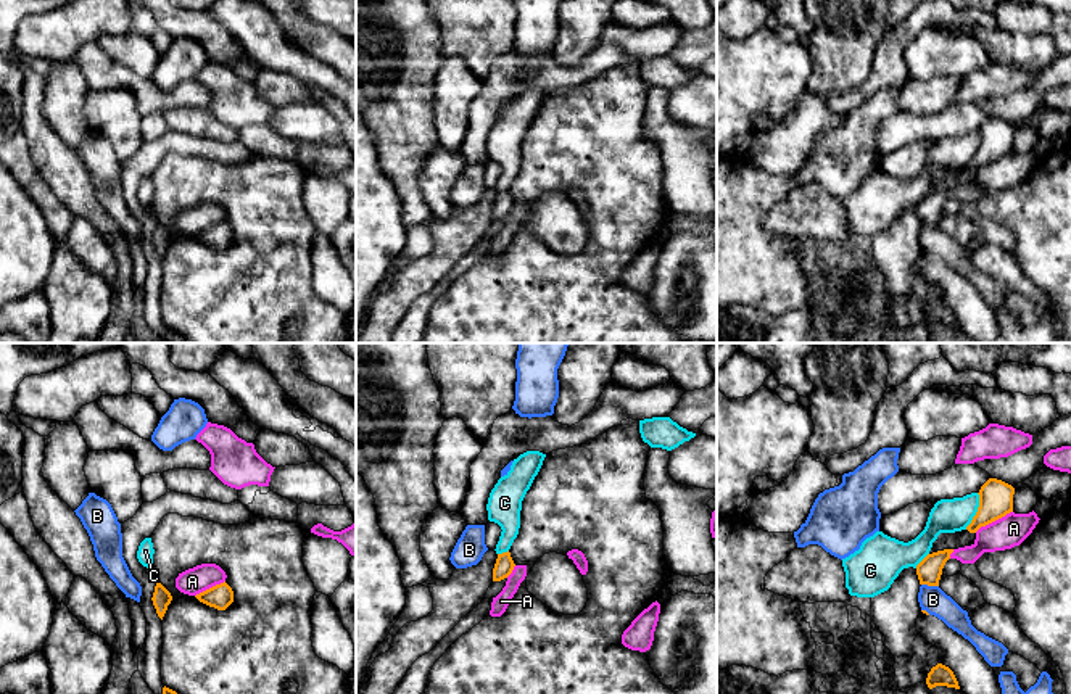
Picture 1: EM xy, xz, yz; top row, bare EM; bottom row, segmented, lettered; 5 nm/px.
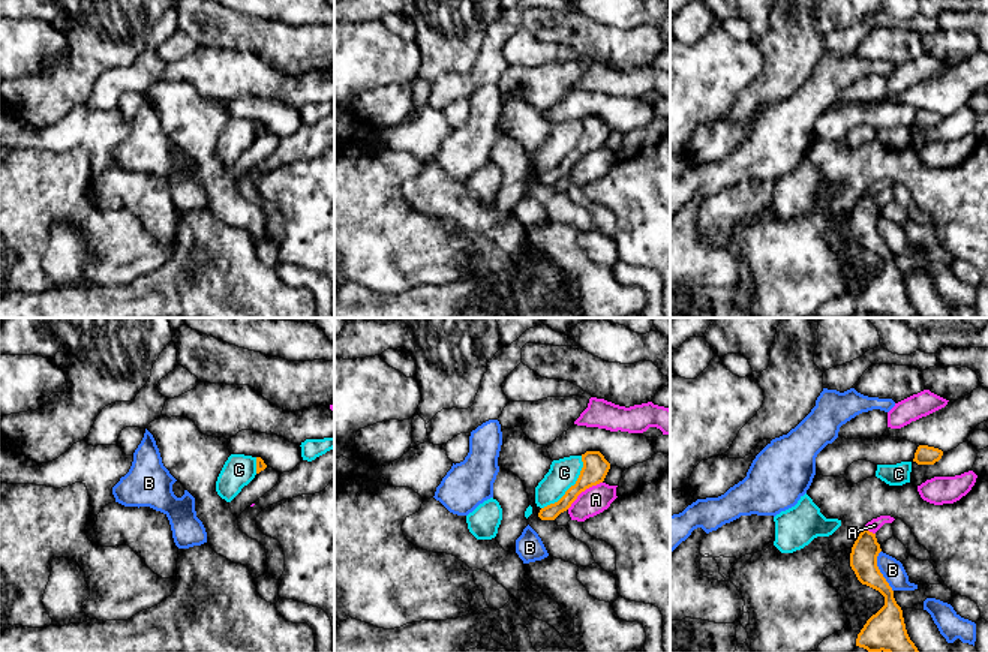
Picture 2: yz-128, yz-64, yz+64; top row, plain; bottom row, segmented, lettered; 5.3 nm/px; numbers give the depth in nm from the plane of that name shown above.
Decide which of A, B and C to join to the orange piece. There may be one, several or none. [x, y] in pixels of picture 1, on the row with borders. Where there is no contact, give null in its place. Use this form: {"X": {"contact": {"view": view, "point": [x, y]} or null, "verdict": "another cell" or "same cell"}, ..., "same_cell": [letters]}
{"A": {"contact": {"view": "yz", "point": [992, 520]}, "verdict": "same cell"}, "B": {"contact": {"view": "yz", "point": [930, 585]}, "verdict": "another cell"}, "C": {"contact": {"view": "yz", "point": [978, 511]}, "verdict": "another cell"}, "same_cell": ["A"]}

